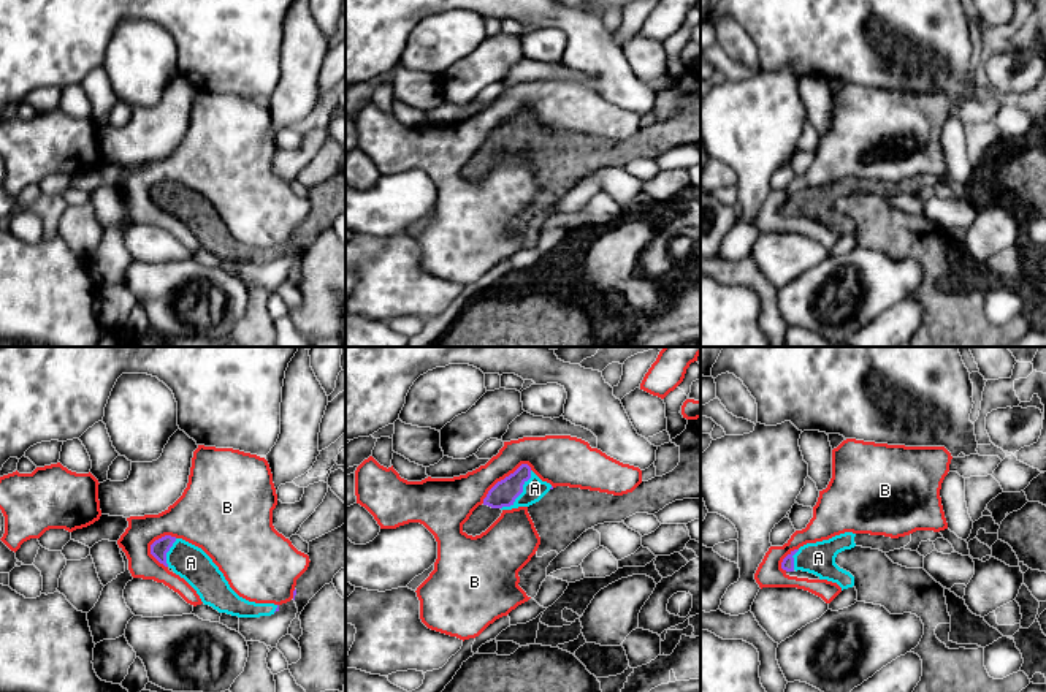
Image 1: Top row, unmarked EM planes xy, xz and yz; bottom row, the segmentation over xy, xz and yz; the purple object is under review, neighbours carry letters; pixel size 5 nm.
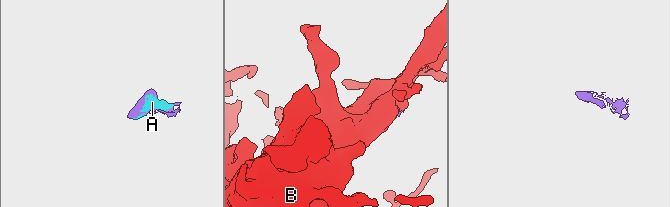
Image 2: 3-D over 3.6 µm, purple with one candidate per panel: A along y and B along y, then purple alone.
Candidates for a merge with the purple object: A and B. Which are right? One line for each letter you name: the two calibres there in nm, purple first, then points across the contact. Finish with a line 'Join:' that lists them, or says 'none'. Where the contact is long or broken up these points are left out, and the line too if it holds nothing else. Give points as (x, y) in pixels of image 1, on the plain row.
A: 130 nm thick on the purple side, 110 nm on the other
Join: A

